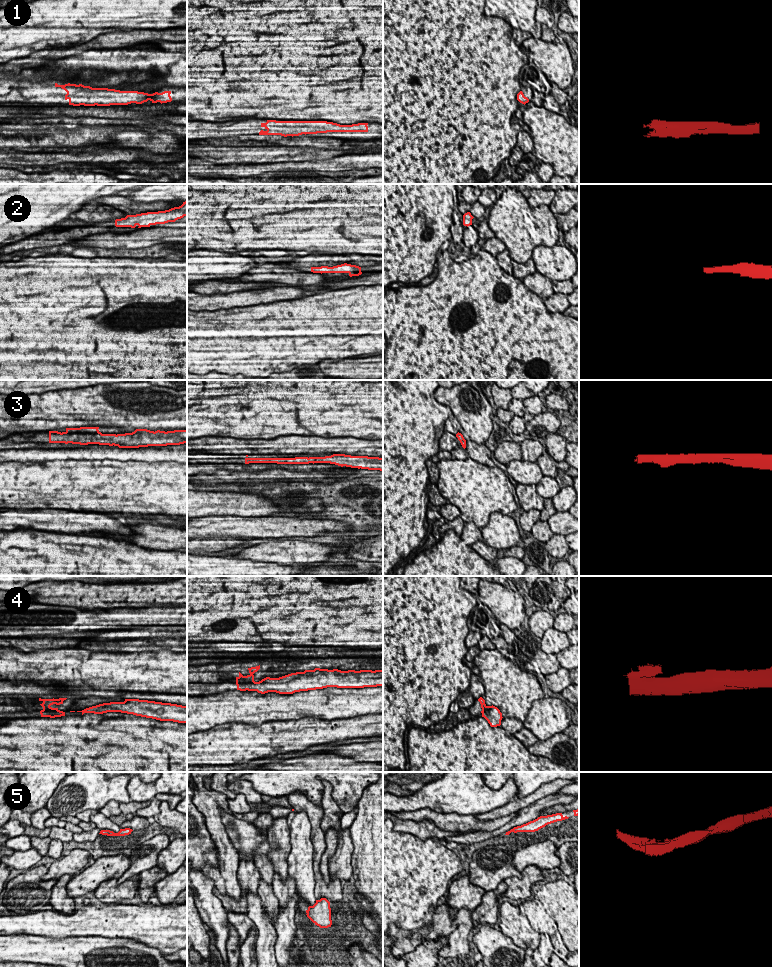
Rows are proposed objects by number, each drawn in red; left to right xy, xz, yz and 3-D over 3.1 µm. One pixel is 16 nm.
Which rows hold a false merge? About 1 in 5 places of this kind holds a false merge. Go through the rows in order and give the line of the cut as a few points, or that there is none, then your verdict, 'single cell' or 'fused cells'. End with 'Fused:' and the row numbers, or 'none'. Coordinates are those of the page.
1: cut none; single cell
2: cut none; single cell
3: cut none; single cell
4: cut xy (49, 705), (43, 710); fused cells
5: cut none; single cell
Fused: 4

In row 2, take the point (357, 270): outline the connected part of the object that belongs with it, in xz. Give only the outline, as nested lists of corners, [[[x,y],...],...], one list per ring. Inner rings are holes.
[[[341,264],[333,267],[321,266],[321,267],[311,267],[311,272],[313,273],[348,273],[350,277],[359,276],[362,274],[361,267],[351,264]]]

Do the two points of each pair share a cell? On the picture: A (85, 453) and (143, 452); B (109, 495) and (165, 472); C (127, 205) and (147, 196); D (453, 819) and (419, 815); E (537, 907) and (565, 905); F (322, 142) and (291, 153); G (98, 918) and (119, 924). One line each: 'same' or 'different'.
A: same
B: same
C: different
D: same
E: different
F: different
G: same

